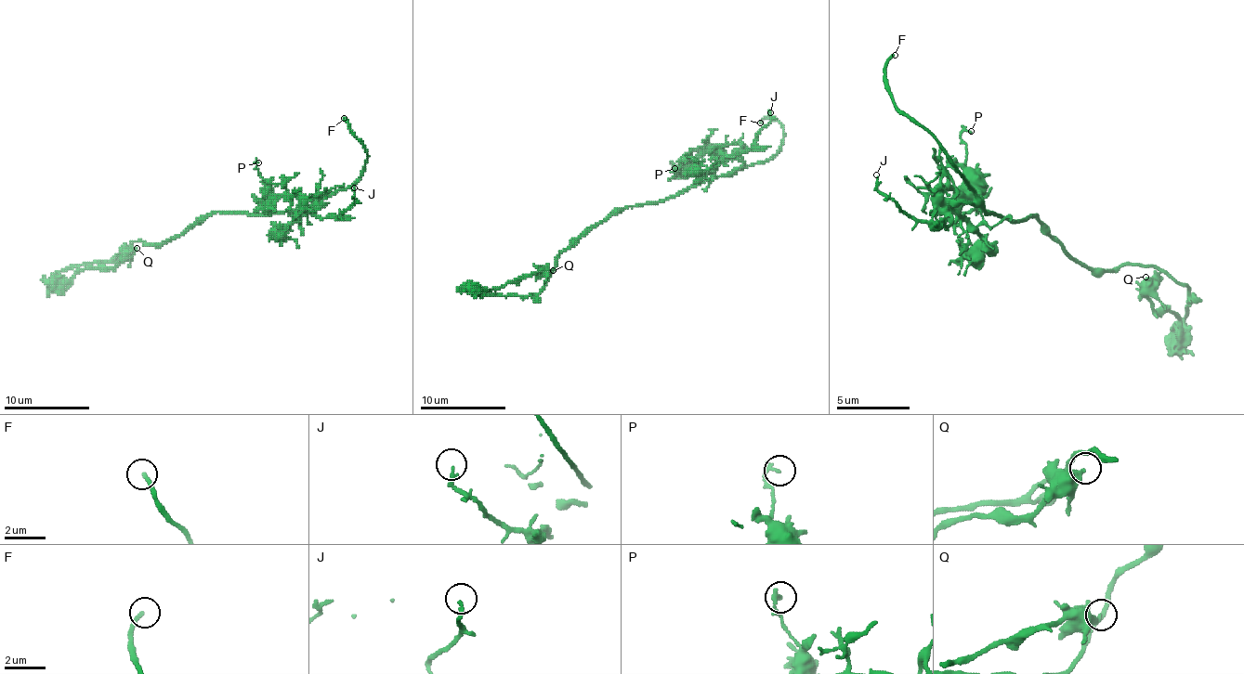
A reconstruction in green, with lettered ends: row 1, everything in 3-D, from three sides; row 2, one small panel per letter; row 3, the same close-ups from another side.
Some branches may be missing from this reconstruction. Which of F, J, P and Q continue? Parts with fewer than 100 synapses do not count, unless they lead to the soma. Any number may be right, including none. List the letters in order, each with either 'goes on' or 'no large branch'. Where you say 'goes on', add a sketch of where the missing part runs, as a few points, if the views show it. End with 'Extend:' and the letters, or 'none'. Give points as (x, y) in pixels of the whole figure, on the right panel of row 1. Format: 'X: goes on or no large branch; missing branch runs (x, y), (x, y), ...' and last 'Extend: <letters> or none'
F: goes on; missing branch runs (895, 55), (949, 47), (971, 55), (1007, 87), (1043, 171), (1058, 214), (1083, 248), (1080, 280)
J: no large branch
P: no large branch
Q: no large branch
Extend: F

